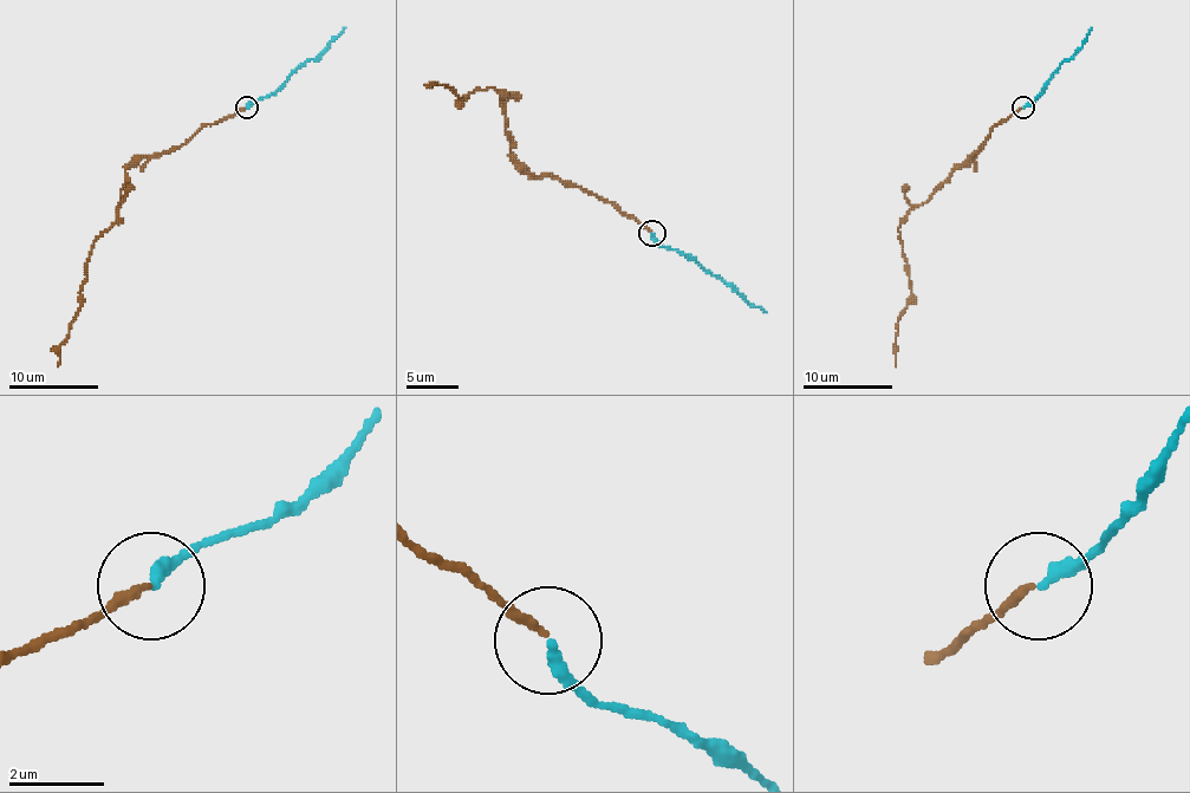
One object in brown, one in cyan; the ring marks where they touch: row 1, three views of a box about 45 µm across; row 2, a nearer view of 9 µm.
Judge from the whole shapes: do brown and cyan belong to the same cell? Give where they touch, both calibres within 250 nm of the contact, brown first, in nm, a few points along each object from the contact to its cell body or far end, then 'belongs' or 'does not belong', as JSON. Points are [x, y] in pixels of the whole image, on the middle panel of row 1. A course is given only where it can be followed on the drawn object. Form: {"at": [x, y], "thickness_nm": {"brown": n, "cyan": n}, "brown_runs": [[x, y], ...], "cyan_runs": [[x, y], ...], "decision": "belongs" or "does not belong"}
{"at": [652, 233], "thickness_nm": {"brown": 180, "cyan": 280}, "brown_runs": [[651, 231], [573, 183], [528, 170], [511, 153], [505, 105], [492, 88], [459, 103], [448, 88], [433, 85]], "cyan_runs": [[651, 233], [664, 246], [693, 257], [745, 301], [766, 312]], "decision": "belongs"}

